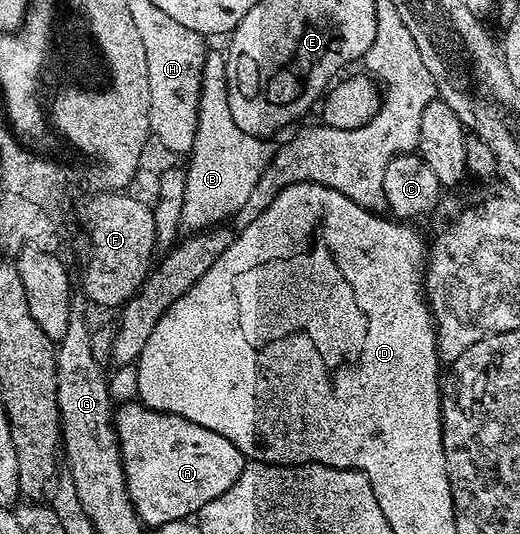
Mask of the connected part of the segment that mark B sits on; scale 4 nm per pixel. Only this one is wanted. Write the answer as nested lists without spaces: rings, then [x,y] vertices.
[[[208,49],[201,76],[197,136],[189,155],[191,163],[185,166],[187,184],[182,225],[191,229],[188,231],[214,227],[222,223],[219,222],[222,218],[230,219],[243,207],[271,162],[273,146],[267,142],[270,141],[258,134],[241,132],[241,128],[237,128],[237,120],[233,120],[229,106],[226,53],[222,49]]]

